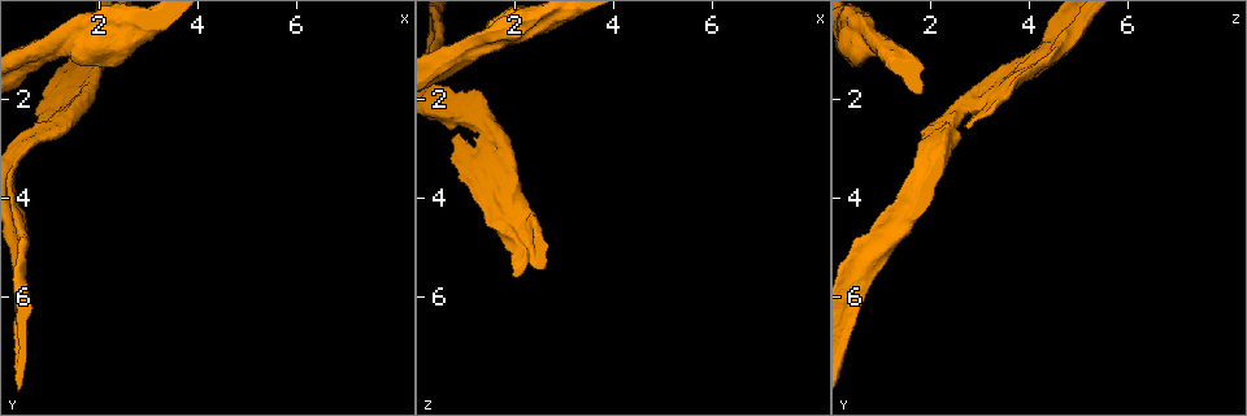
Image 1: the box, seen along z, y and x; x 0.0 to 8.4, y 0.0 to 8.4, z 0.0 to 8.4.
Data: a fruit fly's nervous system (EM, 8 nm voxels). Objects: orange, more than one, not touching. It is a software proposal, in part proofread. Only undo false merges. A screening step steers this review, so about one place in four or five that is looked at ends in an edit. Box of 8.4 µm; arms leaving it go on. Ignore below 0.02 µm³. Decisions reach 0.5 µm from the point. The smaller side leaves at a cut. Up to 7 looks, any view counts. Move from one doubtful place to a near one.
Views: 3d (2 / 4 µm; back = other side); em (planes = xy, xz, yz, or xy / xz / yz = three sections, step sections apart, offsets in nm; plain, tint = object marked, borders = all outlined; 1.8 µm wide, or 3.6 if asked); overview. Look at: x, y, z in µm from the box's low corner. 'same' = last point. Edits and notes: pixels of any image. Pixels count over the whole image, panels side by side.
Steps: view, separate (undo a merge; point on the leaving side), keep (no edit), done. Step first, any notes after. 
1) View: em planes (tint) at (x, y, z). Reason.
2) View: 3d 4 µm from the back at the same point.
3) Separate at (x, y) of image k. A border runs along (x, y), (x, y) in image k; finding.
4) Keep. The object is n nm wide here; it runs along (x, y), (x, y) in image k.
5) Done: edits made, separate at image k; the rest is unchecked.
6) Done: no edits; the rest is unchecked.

View: 3d 4 µm from the back at (1.70, 0.85, 0.60). Branch point.

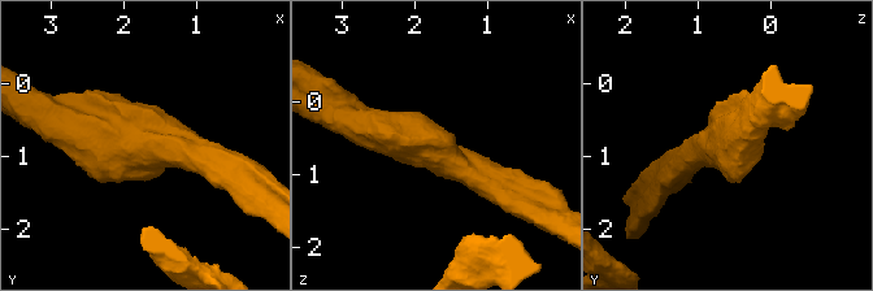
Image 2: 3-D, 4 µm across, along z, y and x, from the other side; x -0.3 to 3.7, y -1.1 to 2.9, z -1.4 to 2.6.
View: em 3.6 µm planes (tint) at (1.75, 0.90, 0.65).

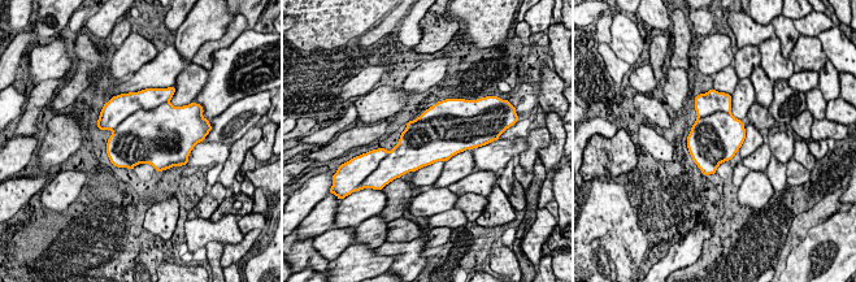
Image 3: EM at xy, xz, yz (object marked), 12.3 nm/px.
Separate at (120, 107) of image 3. A border runs along (161, 103), (130, 113), (113, 130) in image 3; two neurons meet here.

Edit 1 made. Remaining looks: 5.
View: em yz step 4 (tint) at (0.70, 2.90, 2.05).

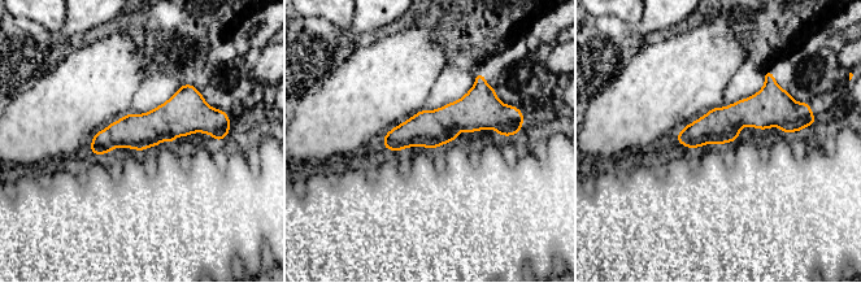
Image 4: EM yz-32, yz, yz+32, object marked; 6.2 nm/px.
View: em planes (tint) at the same point.

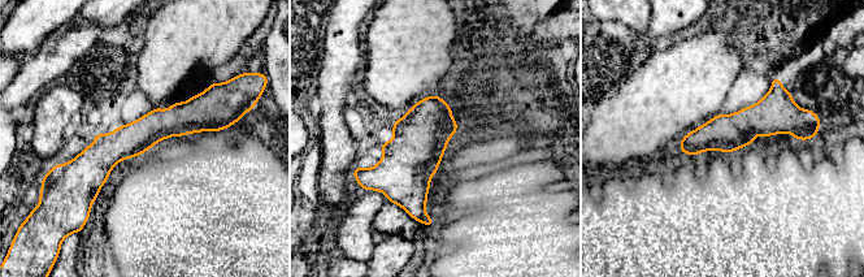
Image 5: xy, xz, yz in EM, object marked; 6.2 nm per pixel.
Keep. It runs along (220, 122), (163, 122), (70, 165) in image 5; one neuron here.

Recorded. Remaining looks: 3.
View: 3d 4 µm from the back at (1.55, 1.65, 3.60). Four arms meet.

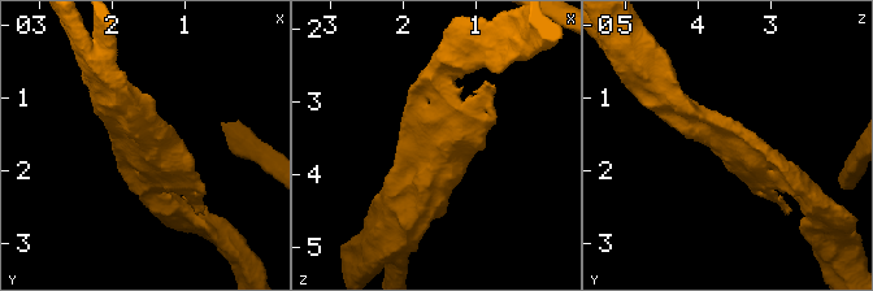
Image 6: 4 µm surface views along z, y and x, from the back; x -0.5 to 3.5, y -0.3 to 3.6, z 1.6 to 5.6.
View: em planes (tint) at (1.50, 1.65, 3.65).

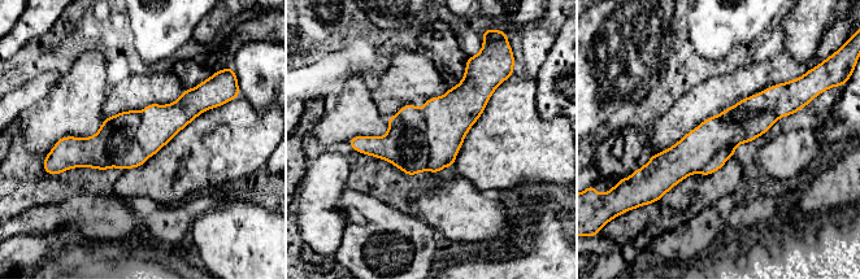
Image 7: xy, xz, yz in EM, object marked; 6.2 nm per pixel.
Keep. It runs along (789, 95), (656, 175) in image 7; continuous, no second neuron.

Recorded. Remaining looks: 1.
Done: edits made, separate at image 3; the rest is unchecked.

